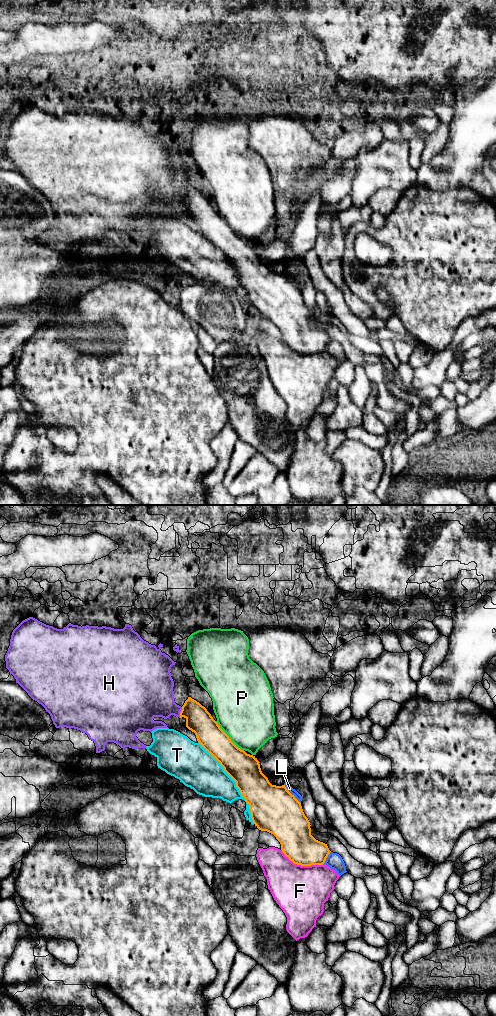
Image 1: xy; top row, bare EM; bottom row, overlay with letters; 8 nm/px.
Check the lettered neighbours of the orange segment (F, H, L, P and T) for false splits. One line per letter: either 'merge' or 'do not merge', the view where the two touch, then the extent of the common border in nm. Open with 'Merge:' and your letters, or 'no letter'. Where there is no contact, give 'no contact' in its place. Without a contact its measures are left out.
Merge: no letter
F: do not merge; meets orange in xy; contact 360 nm long
H: do not merge; meets orange in xy; contact 90 nm long
L: do not merge; meets orange in xy; contact 200 nm long
P: do not merge; meets orange in xy; contact 340 nm long
T: do not merge; meets orange in xy; contact 800 nm long

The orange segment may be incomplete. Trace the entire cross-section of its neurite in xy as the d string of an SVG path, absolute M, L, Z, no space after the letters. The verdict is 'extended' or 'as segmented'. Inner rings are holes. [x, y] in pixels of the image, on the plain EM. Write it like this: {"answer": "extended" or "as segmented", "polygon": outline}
{"answer": "as segmented", "polygon": "M188 185L182 194L180 206L182 205L186 207L186 215L195 221L198 231L220 251L224 259L236 270L236 275L249 292L255 314L261 319L273 322L280 330L284 343L294 352L323 353L331 339L327 332L316 328L311 323L311 313L303 300L301 291L287 278L285 273L272 273L262 261L257 246L238 236L207 197L191 185Z"}

